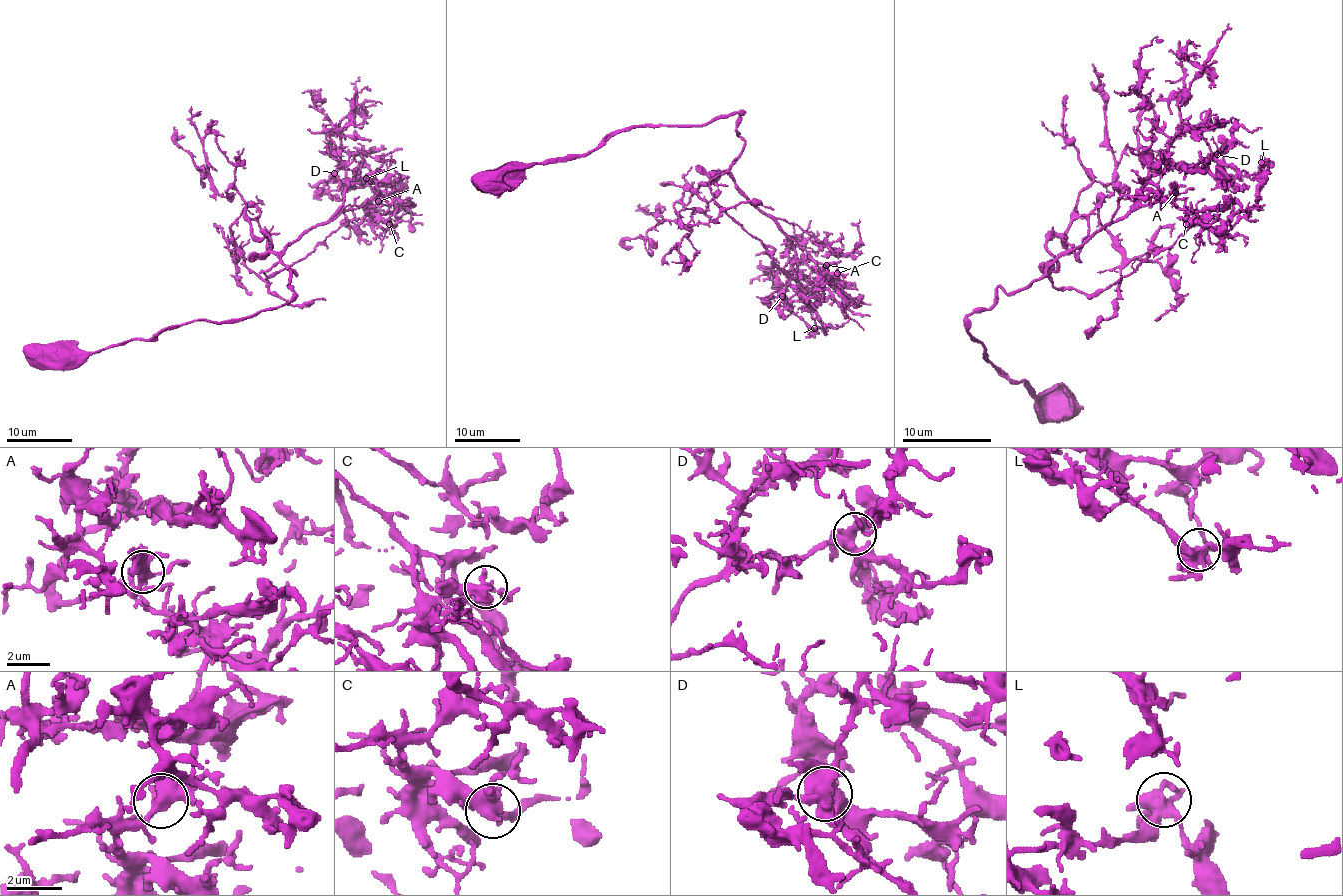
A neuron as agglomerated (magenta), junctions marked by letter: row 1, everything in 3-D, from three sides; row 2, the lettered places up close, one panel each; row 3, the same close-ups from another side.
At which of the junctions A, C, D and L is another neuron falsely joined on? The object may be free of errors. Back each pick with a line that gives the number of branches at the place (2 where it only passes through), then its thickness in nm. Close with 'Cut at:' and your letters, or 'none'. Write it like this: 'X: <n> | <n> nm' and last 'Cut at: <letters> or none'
Cut at: none

